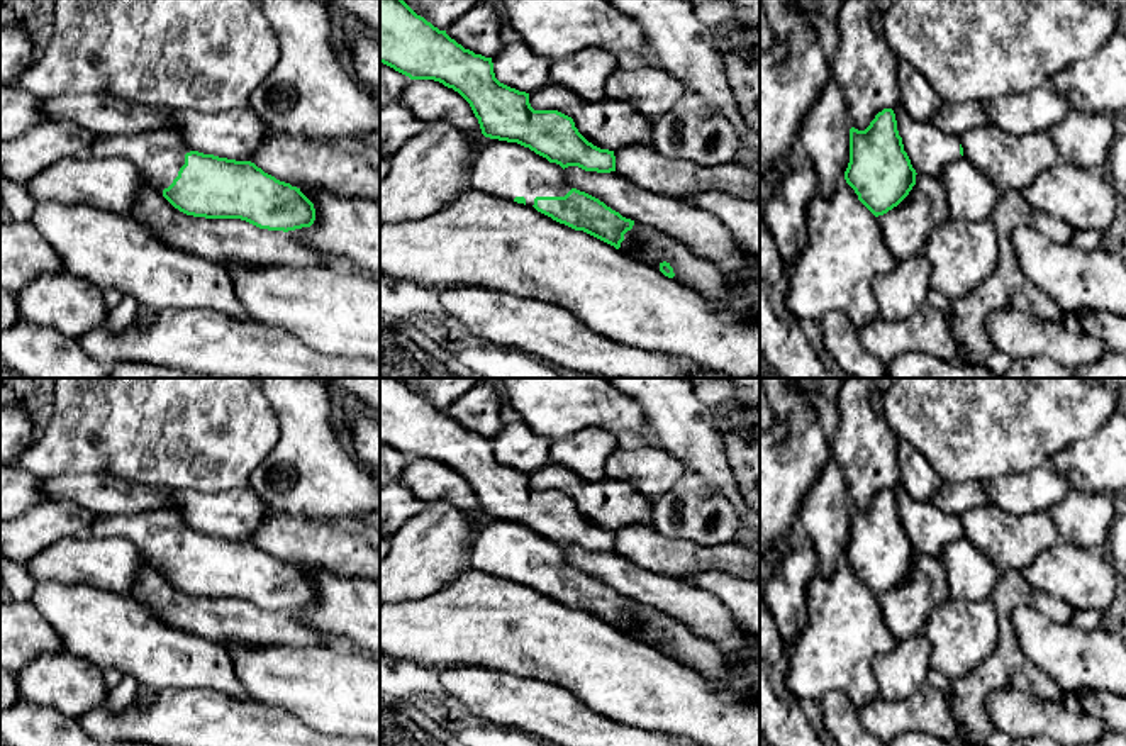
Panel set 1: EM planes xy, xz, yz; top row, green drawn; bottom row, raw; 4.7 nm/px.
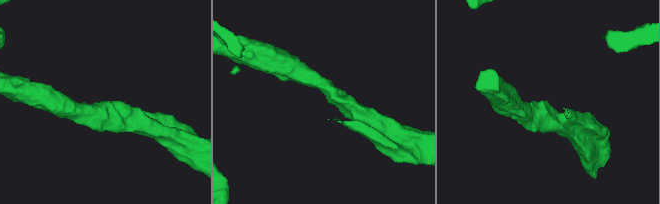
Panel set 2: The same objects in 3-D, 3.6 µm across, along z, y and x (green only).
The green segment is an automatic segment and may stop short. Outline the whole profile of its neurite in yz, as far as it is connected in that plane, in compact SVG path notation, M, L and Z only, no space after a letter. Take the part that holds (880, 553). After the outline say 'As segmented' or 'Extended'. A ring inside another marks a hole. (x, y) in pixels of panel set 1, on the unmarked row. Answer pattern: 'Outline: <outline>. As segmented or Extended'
Outline: M899 483L878 492L865 510L850 509L844 560L878 597L909 575L917 553L939 558L962 536L960 515L914 500Z. Extended

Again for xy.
Outline: M173 509L97 515L92 536L124 537L180 592L205 598L241 598L259 609L295 610L315 600L314 583L290 563L251 541L192 531Z. Extended

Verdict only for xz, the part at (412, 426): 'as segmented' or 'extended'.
extended

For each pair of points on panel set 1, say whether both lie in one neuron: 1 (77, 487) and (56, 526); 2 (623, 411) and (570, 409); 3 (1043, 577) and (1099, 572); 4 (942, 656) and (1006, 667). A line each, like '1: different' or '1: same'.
1: different
2: same
3: same
4: different

